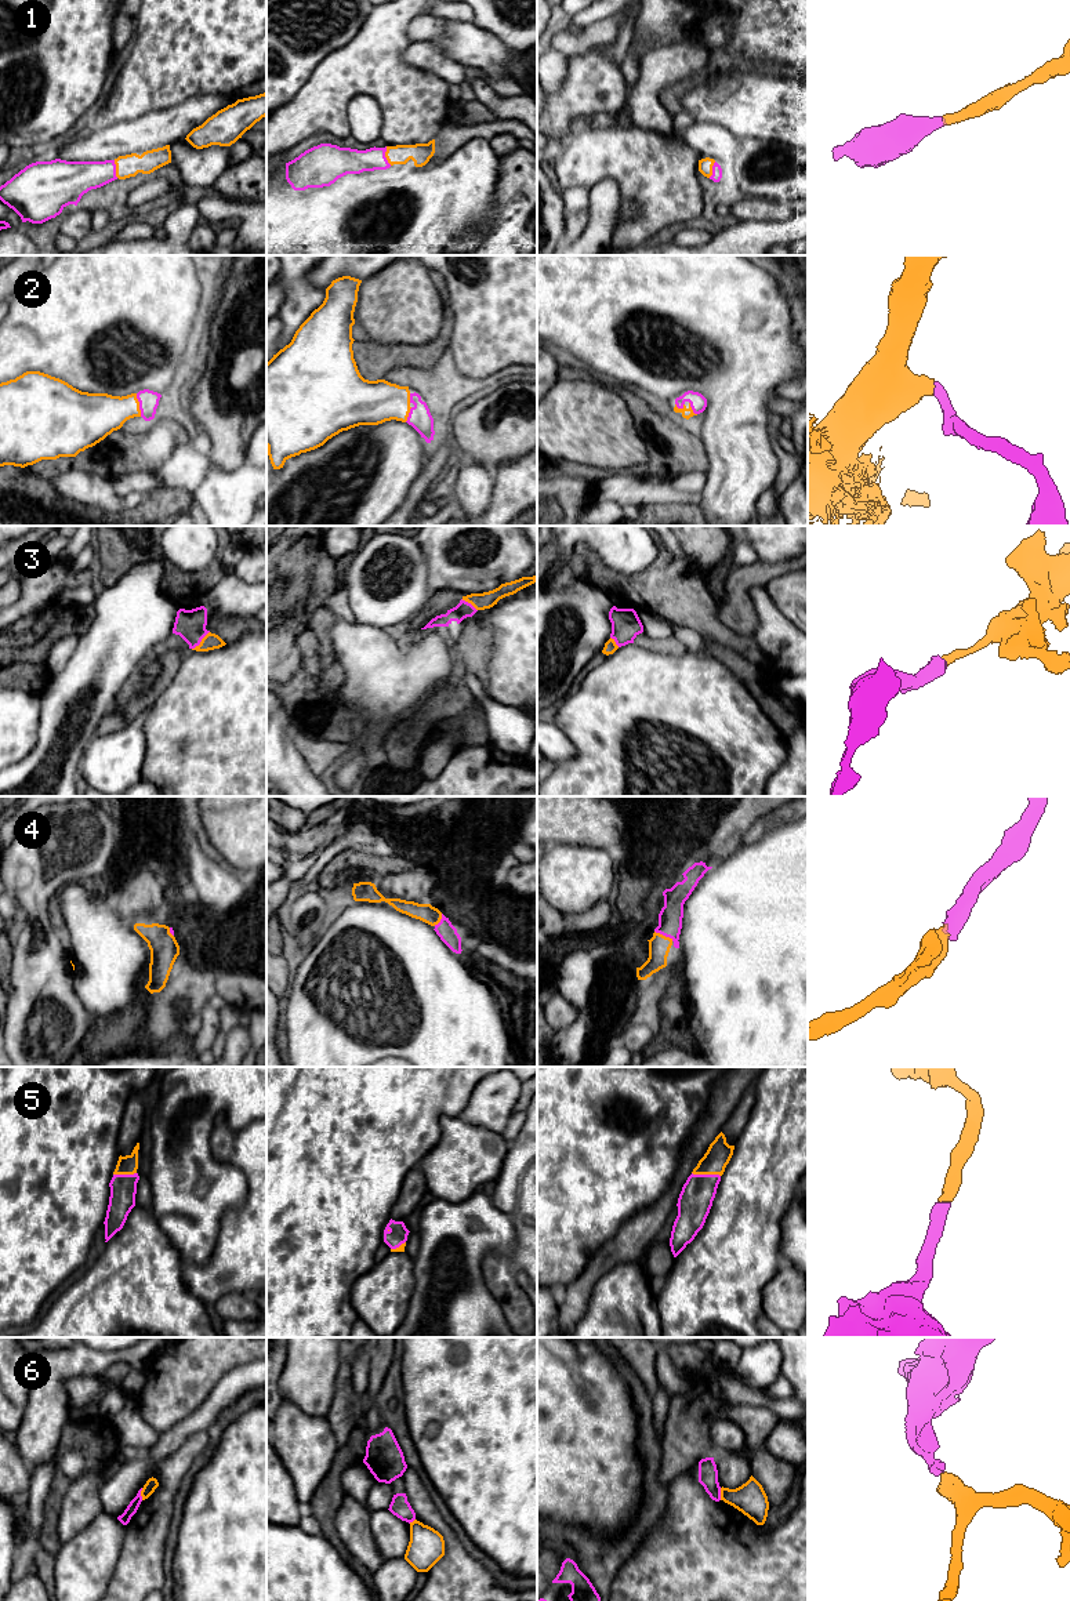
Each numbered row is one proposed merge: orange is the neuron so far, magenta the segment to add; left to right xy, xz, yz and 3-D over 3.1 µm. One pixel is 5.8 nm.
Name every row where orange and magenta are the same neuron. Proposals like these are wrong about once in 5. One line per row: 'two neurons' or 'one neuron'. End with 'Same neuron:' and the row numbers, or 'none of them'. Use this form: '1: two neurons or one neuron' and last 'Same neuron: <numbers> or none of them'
1: one neuron
2: one neuron
3: one neuron
4: one neuron
5: one neuron
6: two neurons
Same neuron: 1, 2, 3, 4, 5

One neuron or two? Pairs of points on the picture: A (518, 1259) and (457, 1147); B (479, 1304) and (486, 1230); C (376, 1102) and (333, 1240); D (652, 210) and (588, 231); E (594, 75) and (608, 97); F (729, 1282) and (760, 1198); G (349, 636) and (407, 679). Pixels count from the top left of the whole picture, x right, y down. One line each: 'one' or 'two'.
A: two
B: one
C: one
D: two
E: one
F: one
G: one

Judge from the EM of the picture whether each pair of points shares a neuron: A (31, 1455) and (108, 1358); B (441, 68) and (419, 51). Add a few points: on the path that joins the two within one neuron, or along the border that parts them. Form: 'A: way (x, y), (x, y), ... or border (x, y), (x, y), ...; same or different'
A: way (43, 1423), (55, 1382), (76, 1361); same
B: way (435, 62), (424, 54); same

